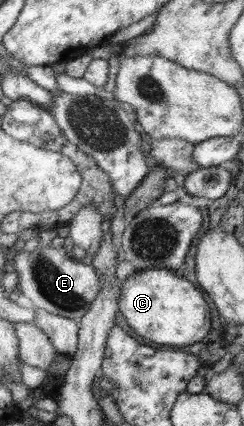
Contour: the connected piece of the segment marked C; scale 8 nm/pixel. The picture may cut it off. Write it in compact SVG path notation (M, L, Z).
M142 269L136 270L129 275L120 288L122 289L118 298L118 310L125 316L127 324L143 338L151 340L153 344L167 344L167 346L191 346L207 336L211 330L209 304L203 298L201 290L198 290L191 281L185 280L178 272L166 269Z

